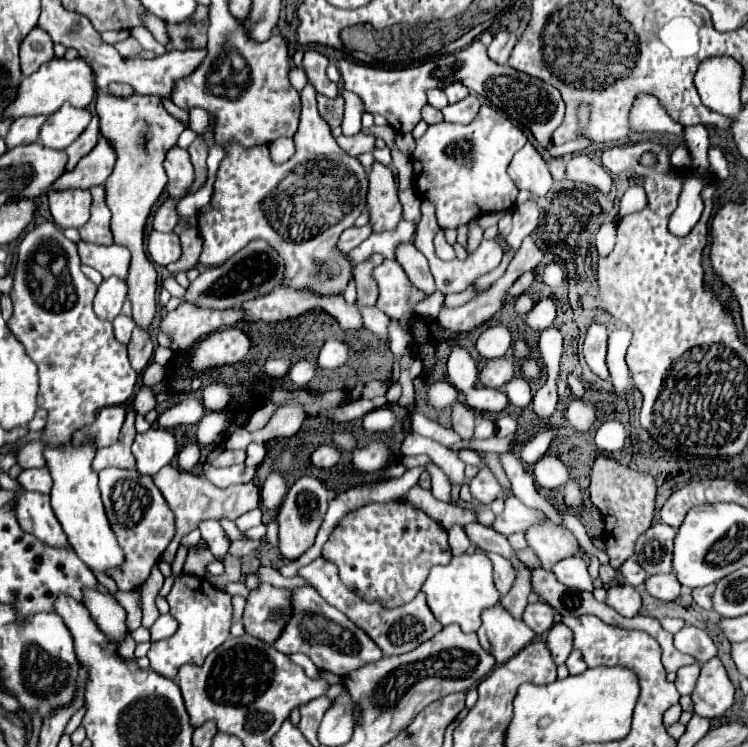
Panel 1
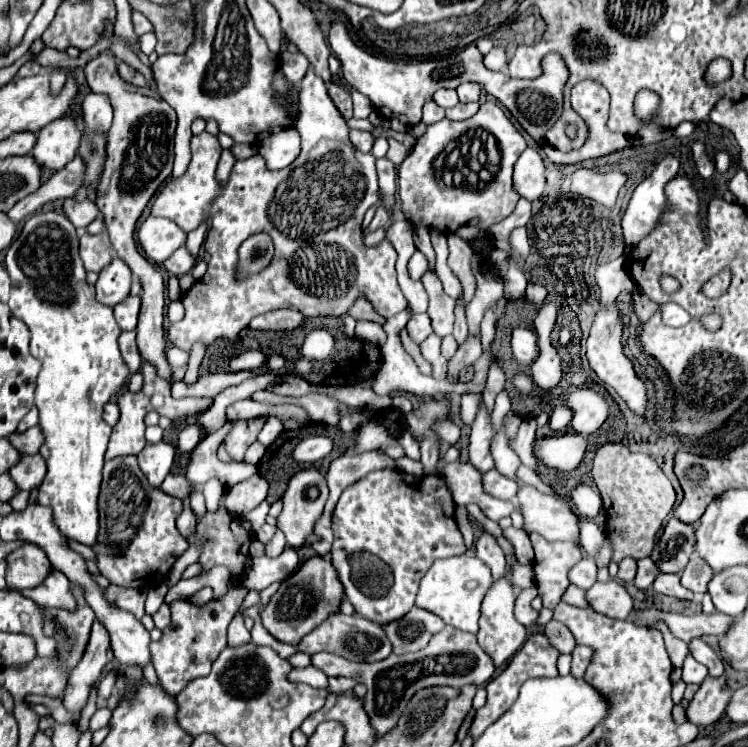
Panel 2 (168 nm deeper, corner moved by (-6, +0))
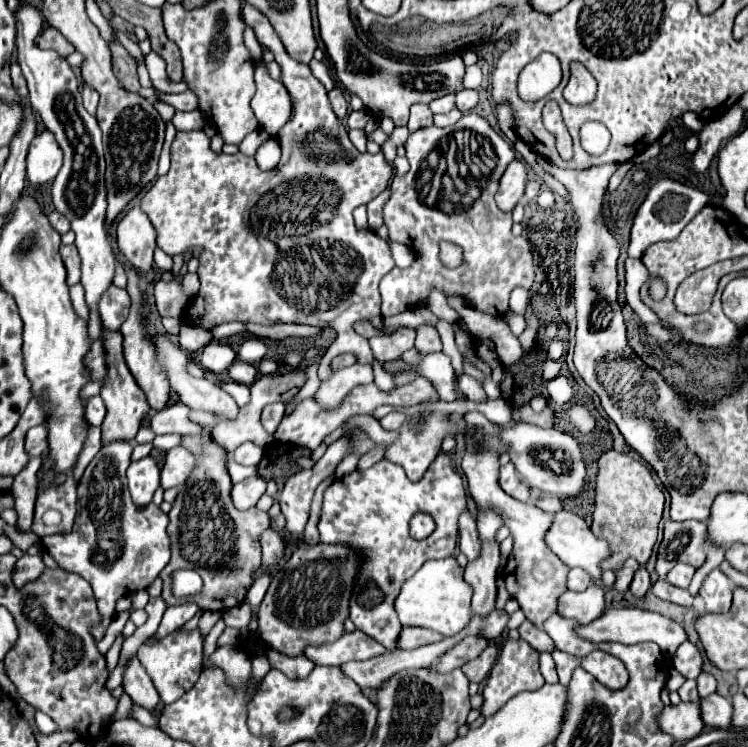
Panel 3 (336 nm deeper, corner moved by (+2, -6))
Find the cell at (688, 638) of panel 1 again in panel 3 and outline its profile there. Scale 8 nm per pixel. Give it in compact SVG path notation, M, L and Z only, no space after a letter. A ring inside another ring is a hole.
M702 671L696 681L698 681L698 693L700 693L700 697L708 697L710 693L716 691L716 679L714 679L714 675L706 675Z

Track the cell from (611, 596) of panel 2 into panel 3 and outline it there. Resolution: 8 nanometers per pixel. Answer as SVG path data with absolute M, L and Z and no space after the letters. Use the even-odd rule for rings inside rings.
M592 583L586 591L566 591L558 601L558 613L570 619L578 619L580 623L592 623L606 611L604 589Z

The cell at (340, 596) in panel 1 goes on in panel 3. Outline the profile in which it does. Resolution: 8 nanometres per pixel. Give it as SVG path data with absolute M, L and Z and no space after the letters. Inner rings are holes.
M402 627L400 637L396 639L396 649L416 649L416 647L432 643L434 639L442 639L442 635L436 635L420 627Z

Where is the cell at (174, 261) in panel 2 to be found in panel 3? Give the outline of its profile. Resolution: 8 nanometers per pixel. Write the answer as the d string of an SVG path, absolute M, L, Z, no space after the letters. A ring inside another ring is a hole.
M162 249L154 251L154 263L162 271L172 271L172 257L168 253L164 253Z

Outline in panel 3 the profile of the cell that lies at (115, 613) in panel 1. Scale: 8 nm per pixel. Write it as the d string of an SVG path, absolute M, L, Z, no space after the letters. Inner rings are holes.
M136 655L132 659L128 659L128 663L124 667L122 687L132 697L134 703L138 703L146 709L162 709L162 701L152 685L152 679L148 677L146 669L140 667L140 659Z

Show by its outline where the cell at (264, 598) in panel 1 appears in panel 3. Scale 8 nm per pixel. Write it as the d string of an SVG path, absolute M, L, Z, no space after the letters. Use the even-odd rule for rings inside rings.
M314 545L314 547L298 547L292 557L278 567L272 575L272 583L266 591L266 597L260 605L258 613L258 633L260 637L278 653L284 655L300 655L308 643L320 645L338 639L344 633L344 619L348 617L348 601L352 595L352 583L356 575L358 557L344 545Z

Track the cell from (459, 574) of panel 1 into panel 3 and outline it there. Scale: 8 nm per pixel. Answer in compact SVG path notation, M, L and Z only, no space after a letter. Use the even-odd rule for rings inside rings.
M448 557L424 563L422 569L402 585L402 591L396 599L396 611L402 625L428 627L442 633L444 637L452 637L460 633L472 619L470 597L472 589L464 581L464 569L456 563L454 557Z

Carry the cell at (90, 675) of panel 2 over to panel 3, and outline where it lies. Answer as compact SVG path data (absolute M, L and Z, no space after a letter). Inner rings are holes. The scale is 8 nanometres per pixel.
M114 441L100 449L94 461L84 471L78 483L78 517L70 533L42 537L42 545L54 561L72 573L84 577L98 601L100 623L92 627L92 637L98 643L114 613L120 597L146 589L170 561L170 537L166 533L168 515L154 503L138 507L128 493L126 467L130 465L132 445Z

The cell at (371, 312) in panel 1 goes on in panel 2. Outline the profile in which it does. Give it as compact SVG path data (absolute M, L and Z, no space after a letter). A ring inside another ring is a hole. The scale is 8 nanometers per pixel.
M404 309L404 311L400 311L400 313L396 313L396 315L392 315L388 321L386 321L386 325L384 325L384 331L386 331L386 335L388 335L388 339L386 339L386 343L384 343L384 347L380 349L382 351L382 365L380 365L380 369L378 369L378 373L376 373L376 393L378 395L396 395L396 393L412 393L412 395L424 395L424 397L436 397L436 395L444 395L444 393L455 393L462 395L466 392L473 392L470 387L468 387L468 383L448 383L446 379L444 381L436 381L434 377L428 377L428 375L422 375L420 373L420 369L416 367L416 363L414 363L414 359L404 351L404 347L402 347L402 343L400 343L400 337L398 337L398 331L402 329L402 327L406 327L406 323L408 323L408 319L410 319L410 311L408 309Z

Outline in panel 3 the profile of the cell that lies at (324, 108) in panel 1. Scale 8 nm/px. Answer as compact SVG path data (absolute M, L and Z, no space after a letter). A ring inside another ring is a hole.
M334 87L332 91L328 91L328 99L330 99L330 105L332 105L336 117L344 119L348 115L348 101L344 97L344 91L340 87Z

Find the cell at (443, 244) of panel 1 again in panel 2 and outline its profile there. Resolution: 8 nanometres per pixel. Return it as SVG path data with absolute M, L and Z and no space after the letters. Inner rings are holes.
M417 250L416 255L410 259L408 269L410 269L410 277L412 279L420 279L428 271L428 259Z

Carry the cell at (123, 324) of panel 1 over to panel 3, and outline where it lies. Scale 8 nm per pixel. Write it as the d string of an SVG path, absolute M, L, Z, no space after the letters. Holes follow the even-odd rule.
M110 285L110 289L102 295L100 301L100 317L104 323L104 329L108 331L118 331L122 321L126 321L130 313L130 295L126 289L118 289Z

